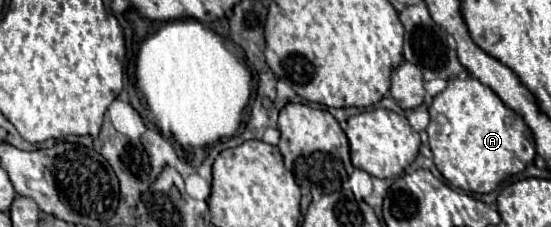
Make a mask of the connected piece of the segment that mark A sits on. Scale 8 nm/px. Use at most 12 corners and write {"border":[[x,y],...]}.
{"border":[[473,76],[429,106],[455,188],[493,192],[535,160],[523,118]]}

